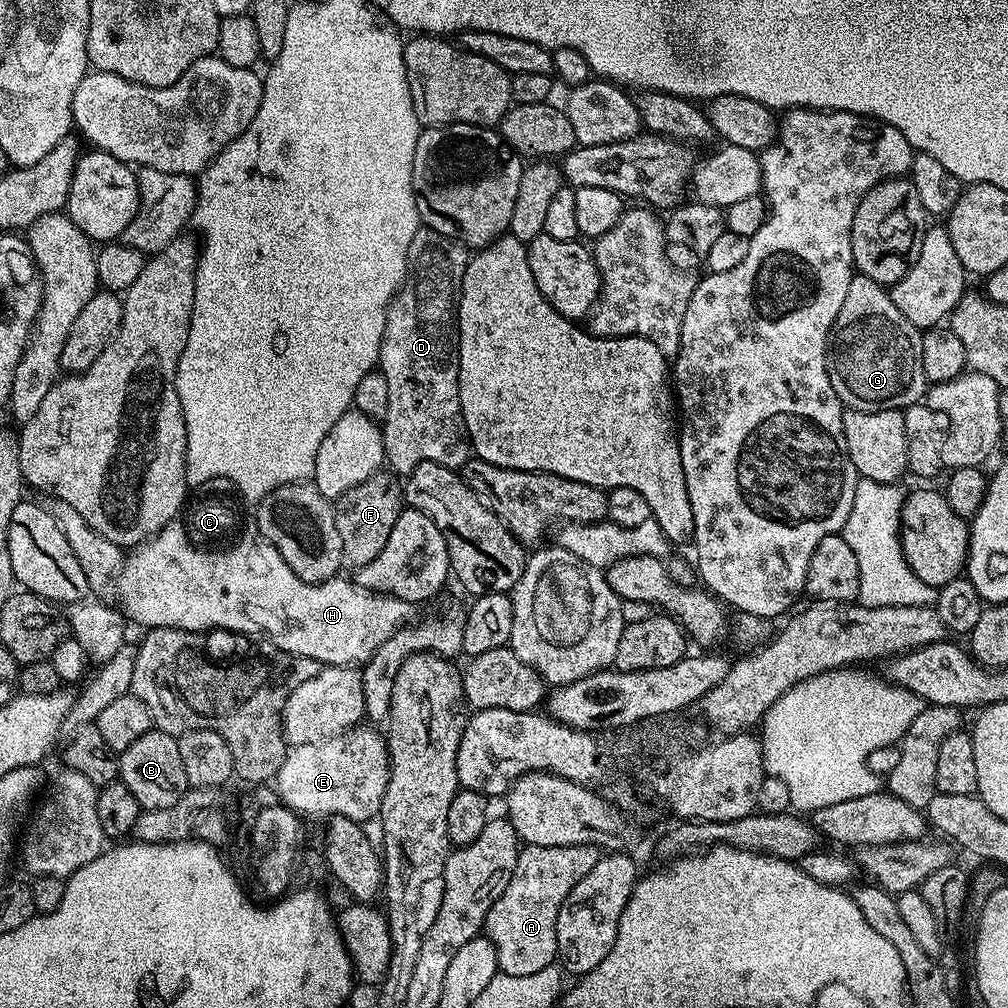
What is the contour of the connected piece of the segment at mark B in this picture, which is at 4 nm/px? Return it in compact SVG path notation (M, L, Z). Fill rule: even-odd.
M159 730L142 734L118 756L118 780L134 794L141 809L174 806L190 785L182 766L182 754L178 751L177 737Z

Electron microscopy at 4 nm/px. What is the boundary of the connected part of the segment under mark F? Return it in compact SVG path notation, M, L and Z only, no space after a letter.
M388 470L376 472L366 478L366 482L358 482L354 490L346 490L346 494L334 501L334 507L338 538L342 538L342 565L345 569L359 570L382 554L386 541L390 539L390 530L394 530L394 522L398 522L405 510L401 477Z

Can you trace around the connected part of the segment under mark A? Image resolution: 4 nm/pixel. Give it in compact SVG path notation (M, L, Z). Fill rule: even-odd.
M579 844L578 846L534 846L521 847L518 854L518 866L514 866L514 874L510 874L510 882L502 894L498 894L498 902L490 906L484 915L483 935L494 946L498 954L498 969L511 976L522 974L538 974L538 970L546 970L546 966L557 963L555 926L558 921L559 907L566 899L566 894L574 889L575 883L581 881L600 860L601 849L595 844Z

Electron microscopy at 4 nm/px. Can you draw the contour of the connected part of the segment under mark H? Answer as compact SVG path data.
M171 520L162 530L155 532L148 540L135 545L125 555L124 563L120 565L118 575L114 580L114 589L120 595L118 601L119 607L122 609L125 617L129 621L132 620L136 624L141 624L141 629L151 630L154 628L177 628L178 630L186 630L197 634L208 634L211 628L225 628L228 632L257 632L260 636L265 636L267 643L273 648L280 648L283 652L289 652L292 656L305 656L306 658L314 658L322 666L331 666L334 664L346 664L349 666L363 666L368 663L368 659L376 653L378 646L382 646L382 642L386 642L394 633L399 632L401 628L409 623L408 620L414 612L413 605L399 600L393 596L384 596L380 592L372 592L368 588L353 582L351 579L340 580L341 578L333 578L322 582L321 584L311 584L310 582L302 582L302 578L298 578L294 574L294 570L290 570L290 566L286 566L286 562L282 558L282 554L278 554L278 550L274 550L274 546L263 536L248 535L248 540L244 540L244 544L240 544L240 548L236 548L236 552L232 552L232 556L200 556L200 552L192 552L192 548L188 548L188 540L184 540L184 532L180 532L177 524Z

